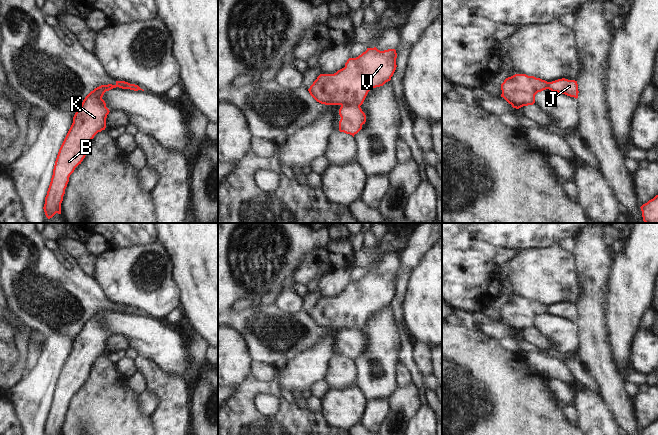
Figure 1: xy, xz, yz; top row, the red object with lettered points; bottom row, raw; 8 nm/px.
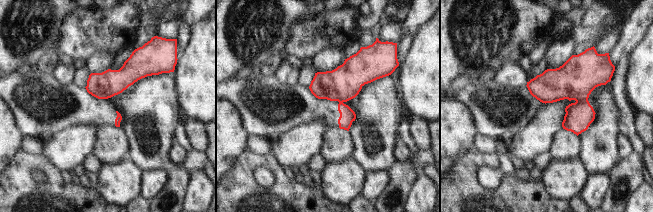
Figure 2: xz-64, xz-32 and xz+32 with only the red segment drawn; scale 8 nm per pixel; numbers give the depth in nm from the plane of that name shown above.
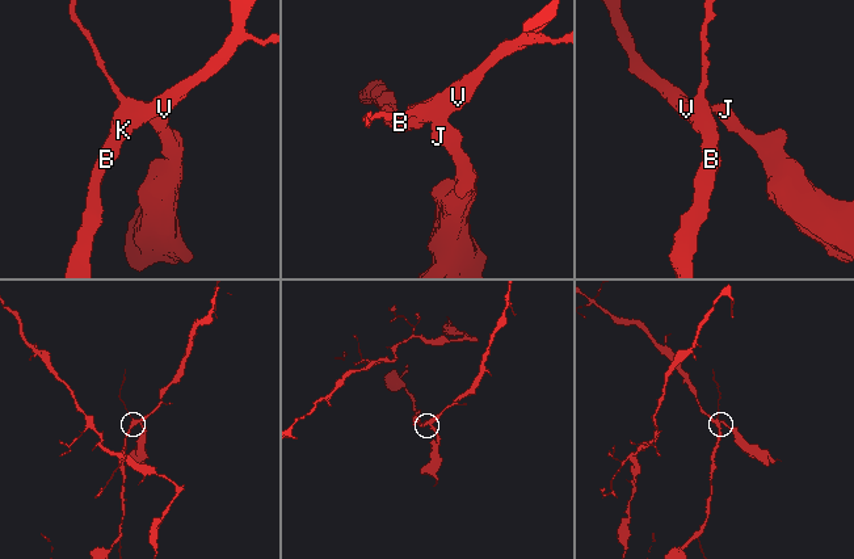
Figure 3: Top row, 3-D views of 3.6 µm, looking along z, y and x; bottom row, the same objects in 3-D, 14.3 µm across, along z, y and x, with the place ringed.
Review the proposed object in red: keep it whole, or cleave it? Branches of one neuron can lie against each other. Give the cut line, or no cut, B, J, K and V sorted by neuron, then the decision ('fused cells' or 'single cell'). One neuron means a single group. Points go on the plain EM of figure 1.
cut in xz along (341, 328), (356, 328), (359, 330); B K V / J; fused cells

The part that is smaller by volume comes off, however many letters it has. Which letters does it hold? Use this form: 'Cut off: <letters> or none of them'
Cut off: J

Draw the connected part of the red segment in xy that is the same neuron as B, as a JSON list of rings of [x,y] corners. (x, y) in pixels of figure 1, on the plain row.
[[[116,305],[115,309],[101,309],[85,321],[80,332],[76,335],[73,341],[73,347],[59,373],[51,406],[45,421],[45,428],[43,431],[44,435],[61,435],[61,427],[63,425],[63,420],[65,418],[65,413],[69,406],[70,399],[85,382],[94,360],[98,356],[105,354],[106,342],[110,335],[106,331],[105,325],[102,323],[104,317],[116,311],[127,313],[126,310],[129,308],[130,307],[125,305]]]

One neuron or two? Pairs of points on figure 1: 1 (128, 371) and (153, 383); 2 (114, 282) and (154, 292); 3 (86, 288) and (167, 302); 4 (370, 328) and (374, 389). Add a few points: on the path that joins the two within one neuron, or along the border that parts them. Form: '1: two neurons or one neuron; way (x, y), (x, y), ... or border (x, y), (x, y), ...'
1: two neurons; border (134, 360), (134, 366), (137, 371)
2: one neuron; way (124, 282), (144, 283)
3: two neurons; border (92, 278), (103, 295), (109, 301), (116, 304)
4: one neuron; way (371, 343), (371, 355), (366, 360), (369, 374)

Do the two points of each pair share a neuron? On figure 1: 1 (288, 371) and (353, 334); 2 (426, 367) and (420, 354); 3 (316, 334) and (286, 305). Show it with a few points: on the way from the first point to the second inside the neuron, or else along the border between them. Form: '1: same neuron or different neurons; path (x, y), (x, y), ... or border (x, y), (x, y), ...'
1: different neurons; border (310, 348), (324, 339), (329, 339), (336, 353)
2: same neuron; path (423, 364), (422, 357)
3: different neurons; border (273, 304), (282, 311), (301, 311)

